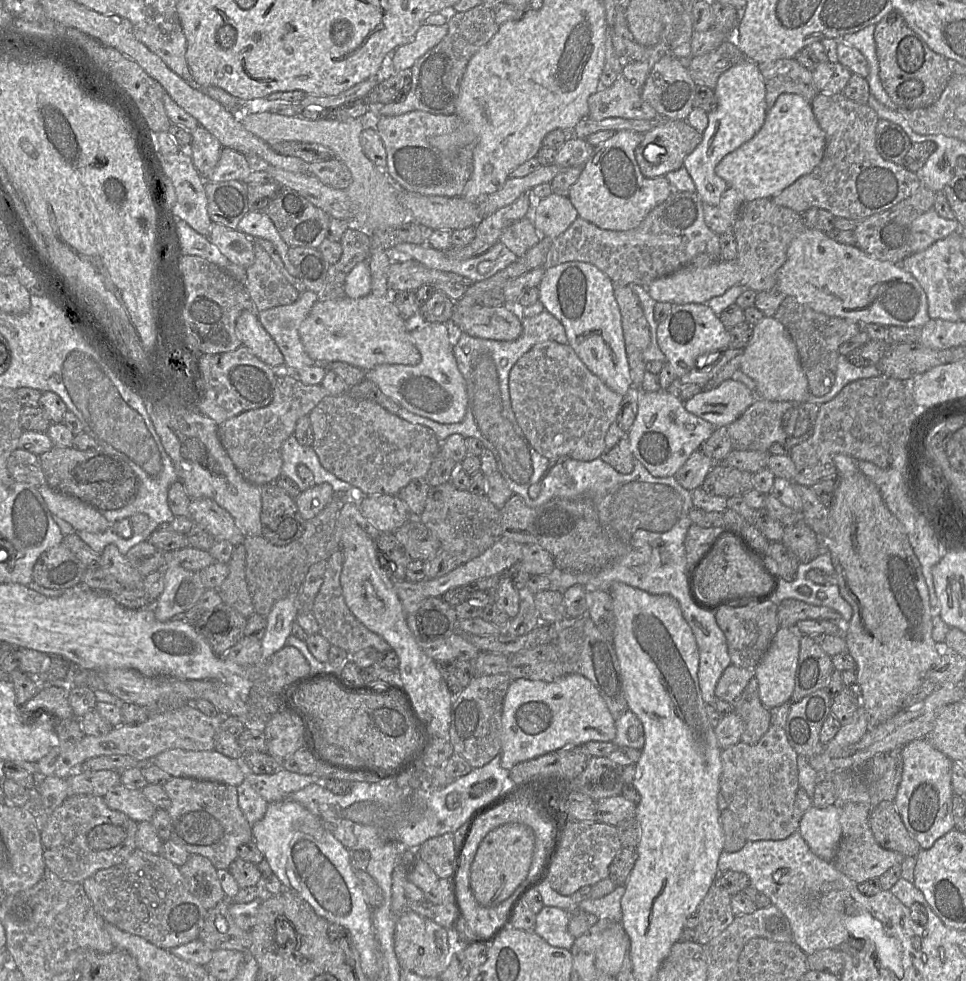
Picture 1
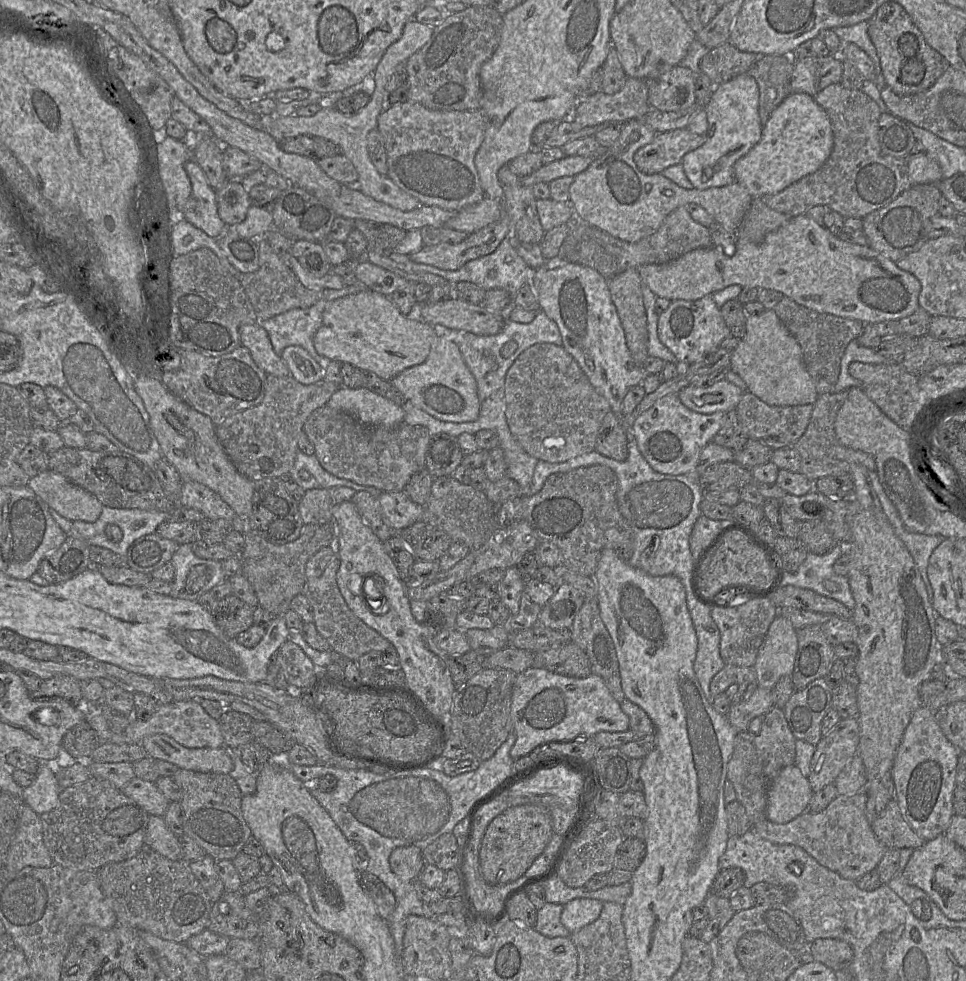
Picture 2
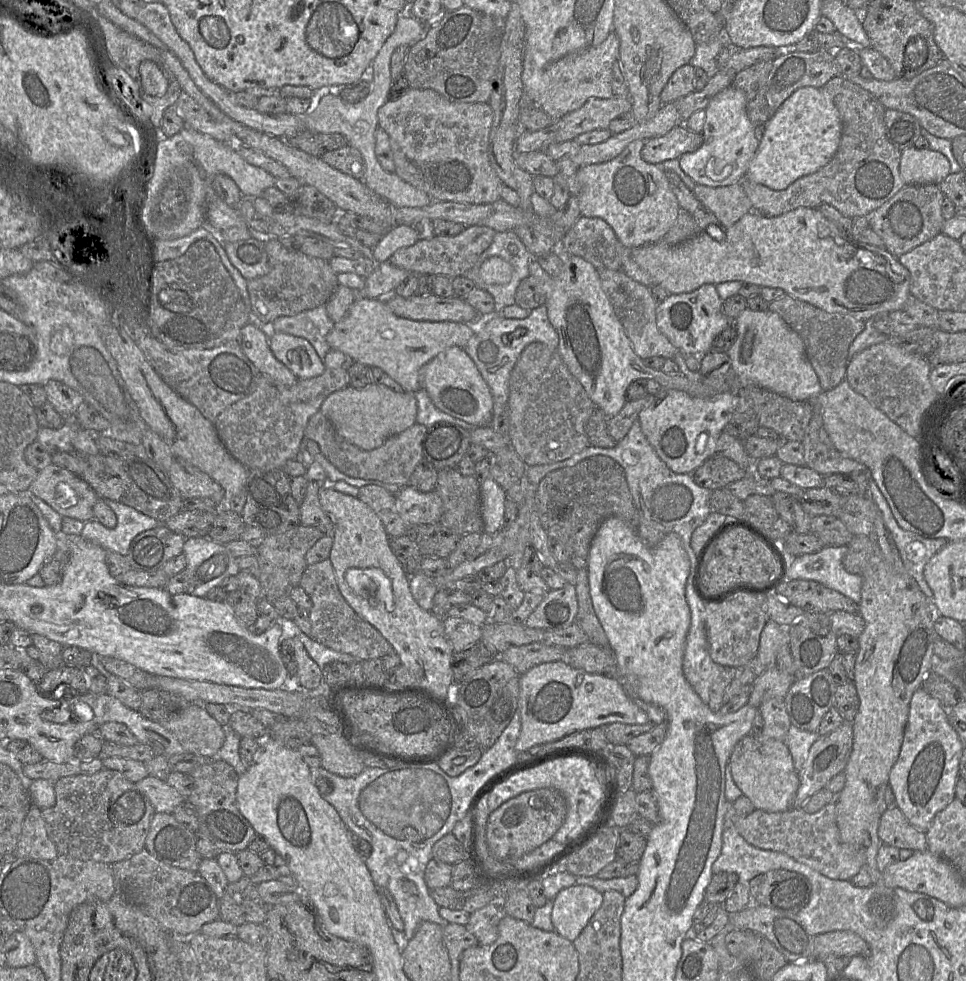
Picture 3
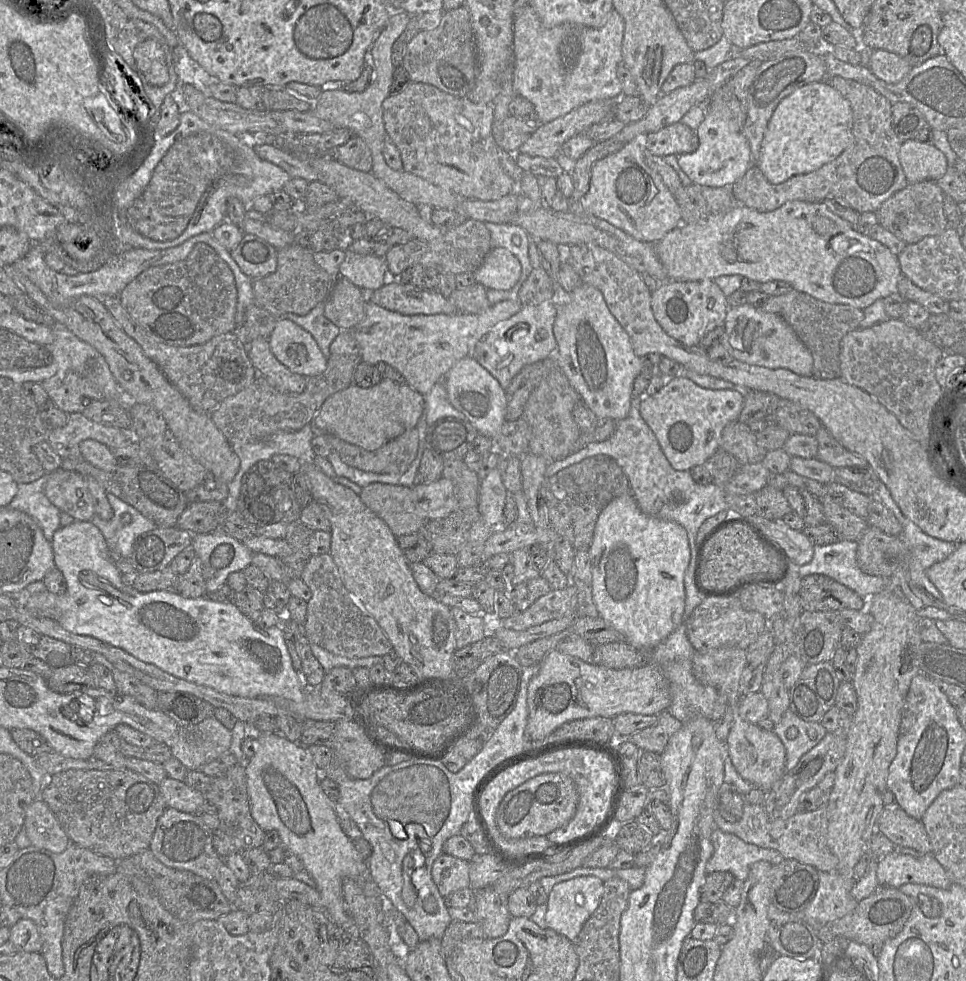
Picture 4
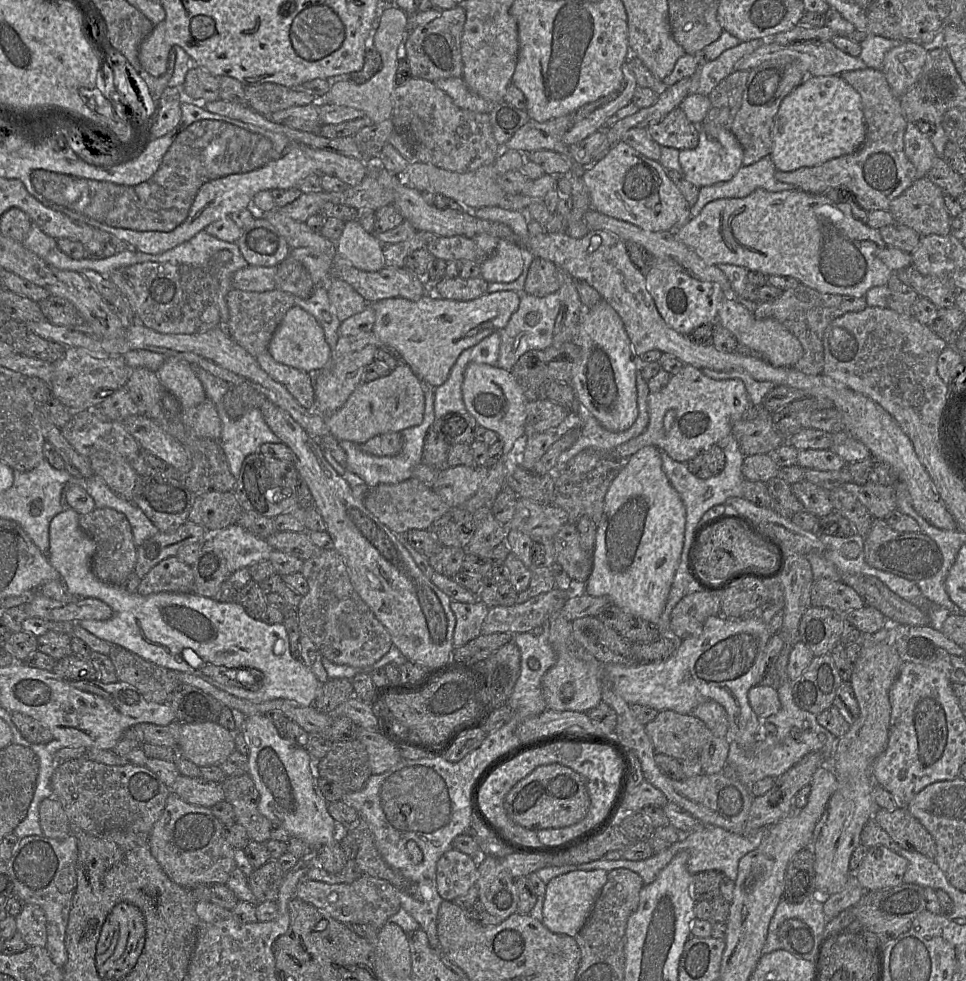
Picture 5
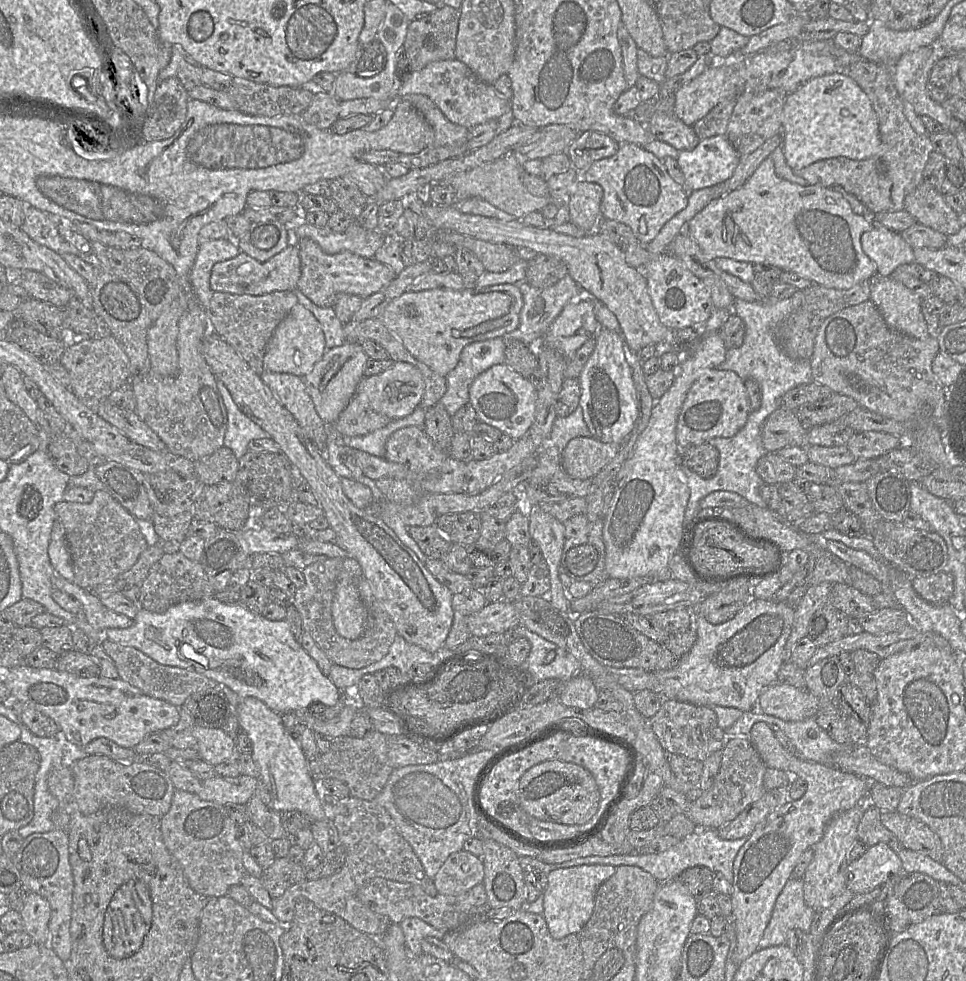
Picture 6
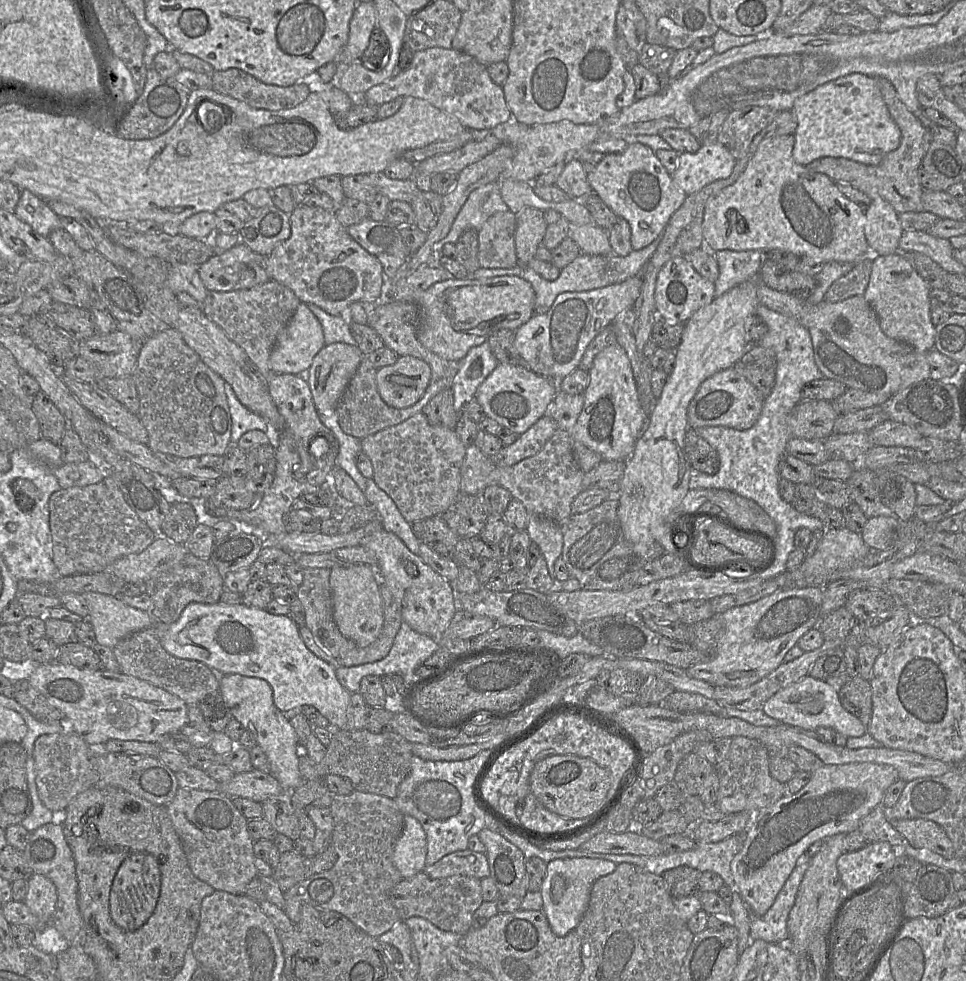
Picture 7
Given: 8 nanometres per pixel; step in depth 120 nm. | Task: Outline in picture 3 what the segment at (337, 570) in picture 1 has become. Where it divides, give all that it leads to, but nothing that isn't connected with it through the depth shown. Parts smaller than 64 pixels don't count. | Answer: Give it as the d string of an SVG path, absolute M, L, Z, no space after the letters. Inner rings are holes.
M330 559L307 566L300 584L312 601L309 611L311 638L326 648L350 654L361 661L382 658L393 651L388 641L359 617L341 595Z

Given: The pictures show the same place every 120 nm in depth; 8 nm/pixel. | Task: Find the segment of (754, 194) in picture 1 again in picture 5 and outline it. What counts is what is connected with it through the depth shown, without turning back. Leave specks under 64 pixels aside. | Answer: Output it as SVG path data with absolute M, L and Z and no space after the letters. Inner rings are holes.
M807 76L781 102L772 126L771 159L778 171L821 165L857 151L865 140L859 93L841 76Z

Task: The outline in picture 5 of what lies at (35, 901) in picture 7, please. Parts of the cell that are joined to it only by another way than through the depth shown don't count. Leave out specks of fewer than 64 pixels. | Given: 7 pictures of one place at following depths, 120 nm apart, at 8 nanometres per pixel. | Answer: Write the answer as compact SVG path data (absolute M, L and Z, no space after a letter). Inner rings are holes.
M24 904L16 916L17 933L28 946L46 946L47 931L44 911L37 905Z

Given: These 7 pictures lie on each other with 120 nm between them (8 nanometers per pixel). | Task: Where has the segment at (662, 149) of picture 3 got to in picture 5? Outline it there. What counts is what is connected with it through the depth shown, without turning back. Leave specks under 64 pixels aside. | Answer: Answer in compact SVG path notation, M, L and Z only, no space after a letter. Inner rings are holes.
M680 107L659 123L649 126L647 131L660 146L686 150L696 148L699 143L699 127L687 119Z

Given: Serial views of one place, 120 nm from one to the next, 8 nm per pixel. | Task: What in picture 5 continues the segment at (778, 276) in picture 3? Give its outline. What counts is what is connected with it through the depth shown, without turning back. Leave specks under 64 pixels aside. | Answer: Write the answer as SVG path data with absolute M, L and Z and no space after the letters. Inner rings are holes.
M759 188L744 198L722 198L709 202L697 216L690 218L683 225L679 226L674 230L674 233L680 241L694 250L708 265L732 264L745 267L749 271L761 272L767 276L790 276L799 280L801 284L826 294L865 297L869 289L887 285L888 280L893 273L878 257L878 251L886 246L879 230L871 228L866 223L856 220L851 213L851 206L848 202L835 202L826 194L811 194L802 190L770 192Z

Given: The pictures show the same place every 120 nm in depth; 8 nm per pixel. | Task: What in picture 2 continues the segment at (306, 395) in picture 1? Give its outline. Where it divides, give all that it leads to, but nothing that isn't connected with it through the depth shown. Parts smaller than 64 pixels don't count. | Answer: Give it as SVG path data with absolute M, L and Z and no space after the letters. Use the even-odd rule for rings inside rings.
M267 375L262 402L254 407L235 413L219 425L216 435L225 453L245 477L252 481L263 478L280 478L294 466L298 448L298 436L310 414L327 405L339 386L325 379L303 385L291 375L277 377Z

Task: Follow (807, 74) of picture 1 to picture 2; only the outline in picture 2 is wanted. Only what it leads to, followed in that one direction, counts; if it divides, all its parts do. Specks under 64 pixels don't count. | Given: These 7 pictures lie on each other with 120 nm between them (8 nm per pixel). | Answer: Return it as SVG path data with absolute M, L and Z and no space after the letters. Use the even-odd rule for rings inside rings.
M765 55L749 68L759 88L759 116L764 126L772 112L791 93L790 79L794 69L790 55Z

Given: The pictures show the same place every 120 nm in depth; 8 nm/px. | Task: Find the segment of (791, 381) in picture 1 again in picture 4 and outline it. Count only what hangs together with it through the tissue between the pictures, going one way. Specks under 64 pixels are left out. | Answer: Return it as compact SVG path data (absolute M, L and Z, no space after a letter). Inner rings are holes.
M744 304L729 308L724 328L721 343L735 360L771 369L788 369L800 376L813 376L813 357L810 351L780 315Z

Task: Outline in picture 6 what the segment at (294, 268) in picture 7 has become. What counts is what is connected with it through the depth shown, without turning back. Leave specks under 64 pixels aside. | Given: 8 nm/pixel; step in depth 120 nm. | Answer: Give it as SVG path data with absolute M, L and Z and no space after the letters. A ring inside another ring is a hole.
M307 238L296 239L293 242L298 247L301 261L301 275L297 282L297 290L317 306L333 307L338 293L352 294L365 299L387 287L396 277L389 266L374 258L365 258L350 251L327 254L317 243Z

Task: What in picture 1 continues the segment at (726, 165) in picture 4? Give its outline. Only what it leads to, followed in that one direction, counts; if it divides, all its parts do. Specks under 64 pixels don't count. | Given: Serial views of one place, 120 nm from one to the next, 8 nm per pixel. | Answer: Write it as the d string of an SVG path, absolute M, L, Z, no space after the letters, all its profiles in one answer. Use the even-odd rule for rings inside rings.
M746 60L725 71L714 89L718 106L708 113L708 126L703 132L703 140L684 160L696 186L696 192L703 204L717 207L722 194L730 187L717 176L715 168L728 154L752 139L764 124L767 115L766 86L759 65Z

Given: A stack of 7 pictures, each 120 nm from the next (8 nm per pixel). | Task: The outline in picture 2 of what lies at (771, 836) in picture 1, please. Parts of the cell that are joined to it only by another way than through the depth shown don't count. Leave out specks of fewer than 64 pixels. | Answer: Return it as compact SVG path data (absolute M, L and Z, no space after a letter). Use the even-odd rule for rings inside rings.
M770 709L763 718L760 732L753 735L748 731L737 734L734 751L728 763L727 779L732 783L737 800L744 806L751 826L767 820L766 807L770 783L779 772L795 764L796 739L786 721L784 710Z

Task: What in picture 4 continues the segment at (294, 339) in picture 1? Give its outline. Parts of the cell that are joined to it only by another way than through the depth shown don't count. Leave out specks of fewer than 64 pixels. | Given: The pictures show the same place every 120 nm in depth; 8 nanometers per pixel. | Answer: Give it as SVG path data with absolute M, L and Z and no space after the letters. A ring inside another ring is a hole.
M322 301L305 315L285 313L276 317L278 320L289 319L309 332L317 342L323 355L328 358L330 356L330 345L341 329L325 317L324 310L325 301Z

